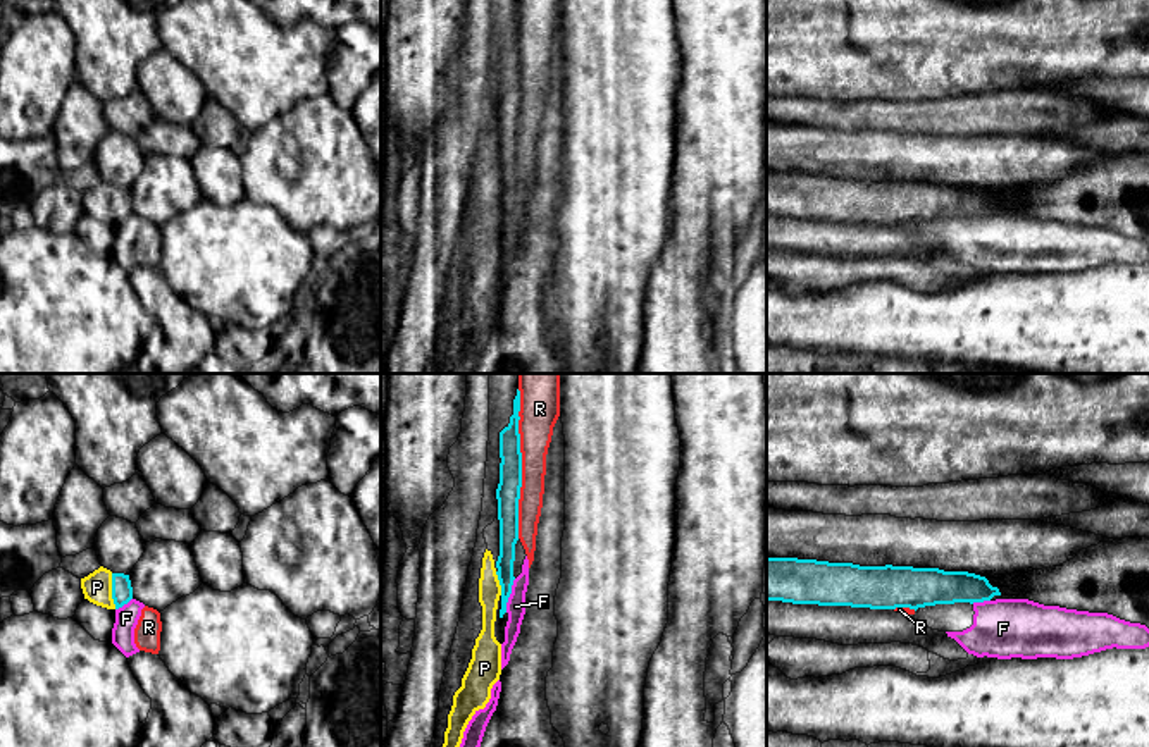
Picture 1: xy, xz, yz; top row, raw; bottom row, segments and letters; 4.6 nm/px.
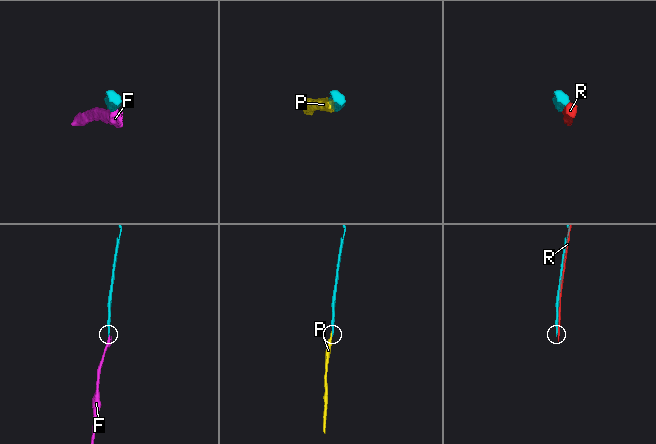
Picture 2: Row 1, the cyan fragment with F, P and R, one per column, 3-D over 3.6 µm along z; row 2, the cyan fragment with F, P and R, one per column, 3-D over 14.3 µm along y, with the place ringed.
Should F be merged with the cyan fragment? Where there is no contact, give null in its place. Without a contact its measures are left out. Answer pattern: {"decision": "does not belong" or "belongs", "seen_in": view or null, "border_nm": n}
{"decision": "does not belong", "seen_in": "xz", "border_nm": 170}

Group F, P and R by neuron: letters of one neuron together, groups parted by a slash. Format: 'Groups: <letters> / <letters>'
Groups: F R / P

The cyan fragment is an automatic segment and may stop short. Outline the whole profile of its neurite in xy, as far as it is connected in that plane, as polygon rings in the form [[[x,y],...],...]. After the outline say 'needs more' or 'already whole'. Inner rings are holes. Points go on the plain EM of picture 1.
[[[103,181],[81,193],[81,203],[84,213],[107,224],[119,224],[133,213],[129,189],[112,188]]]; needs more

